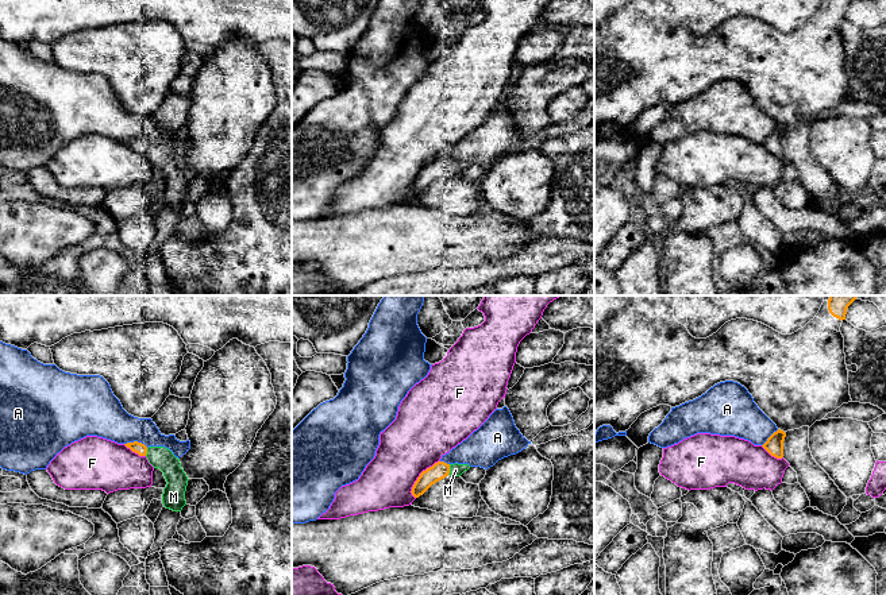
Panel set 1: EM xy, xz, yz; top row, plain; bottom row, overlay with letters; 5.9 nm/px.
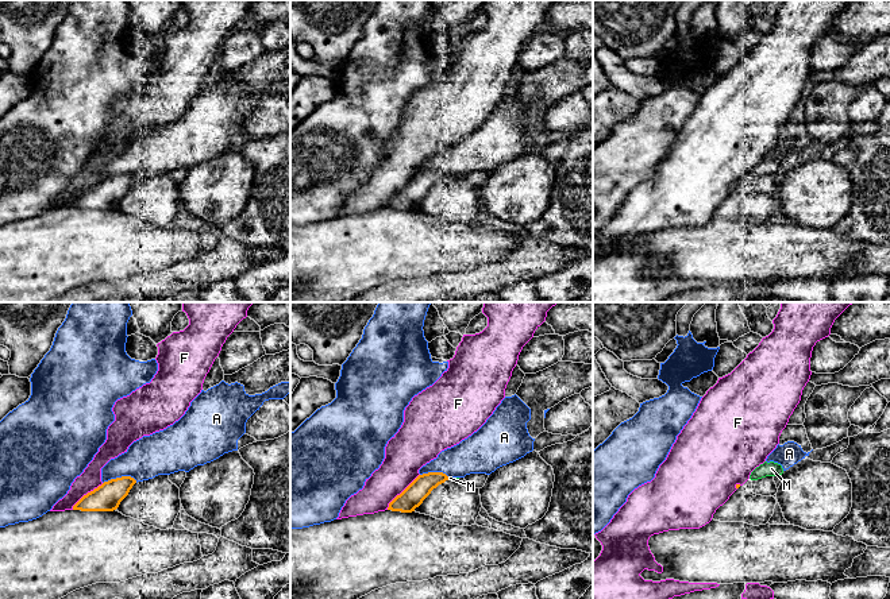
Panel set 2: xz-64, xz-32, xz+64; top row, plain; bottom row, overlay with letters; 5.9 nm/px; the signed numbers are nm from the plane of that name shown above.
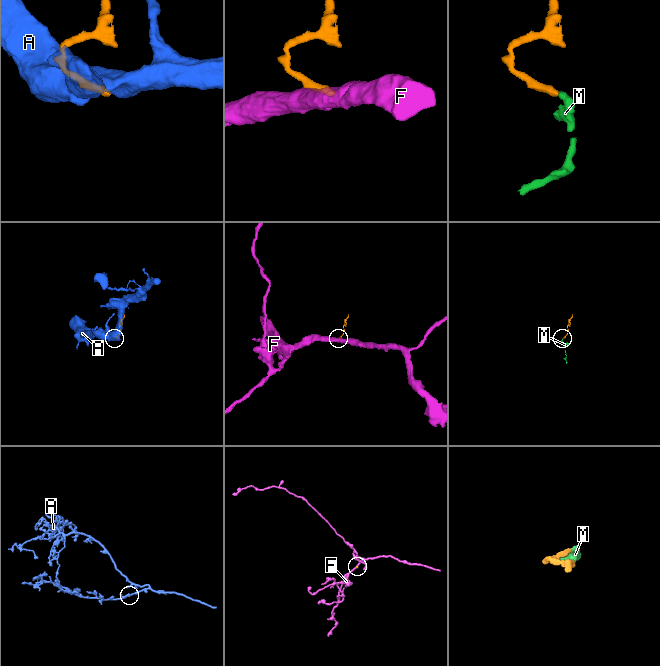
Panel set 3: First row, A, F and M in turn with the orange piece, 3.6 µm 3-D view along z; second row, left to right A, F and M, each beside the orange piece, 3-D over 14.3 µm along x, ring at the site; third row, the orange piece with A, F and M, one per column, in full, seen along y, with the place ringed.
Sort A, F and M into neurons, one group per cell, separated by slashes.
A / F / M

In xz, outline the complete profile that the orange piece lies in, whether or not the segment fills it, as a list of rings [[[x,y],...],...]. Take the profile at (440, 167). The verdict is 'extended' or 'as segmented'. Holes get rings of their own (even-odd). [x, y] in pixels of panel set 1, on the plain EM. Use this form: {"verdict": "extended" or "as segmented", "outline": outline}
{"verdict": "extended", "outline": [[[438,159],[432,165],[427,166],[420,171],[411,190],[415,196],[419,196],[436,179],[444,177],[448,173],[461,174],[469,166],[469,162],[447,162],[444,159]]]}

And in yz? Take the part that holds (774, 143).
{"verdict": "as segmented", "outline": [[[781,127],[774,130],[767,139],[762,143],[771,154],[777,157],[783,155],[783,139],[785,139],[786,131]]]}

